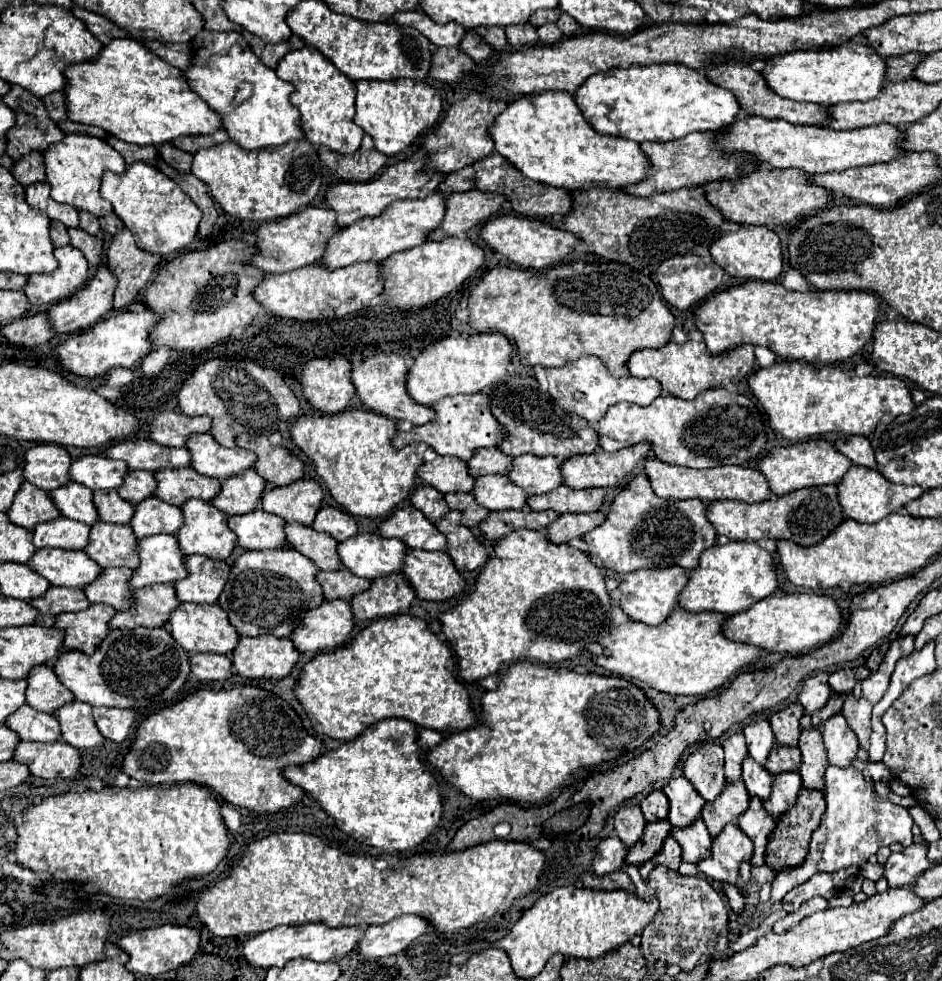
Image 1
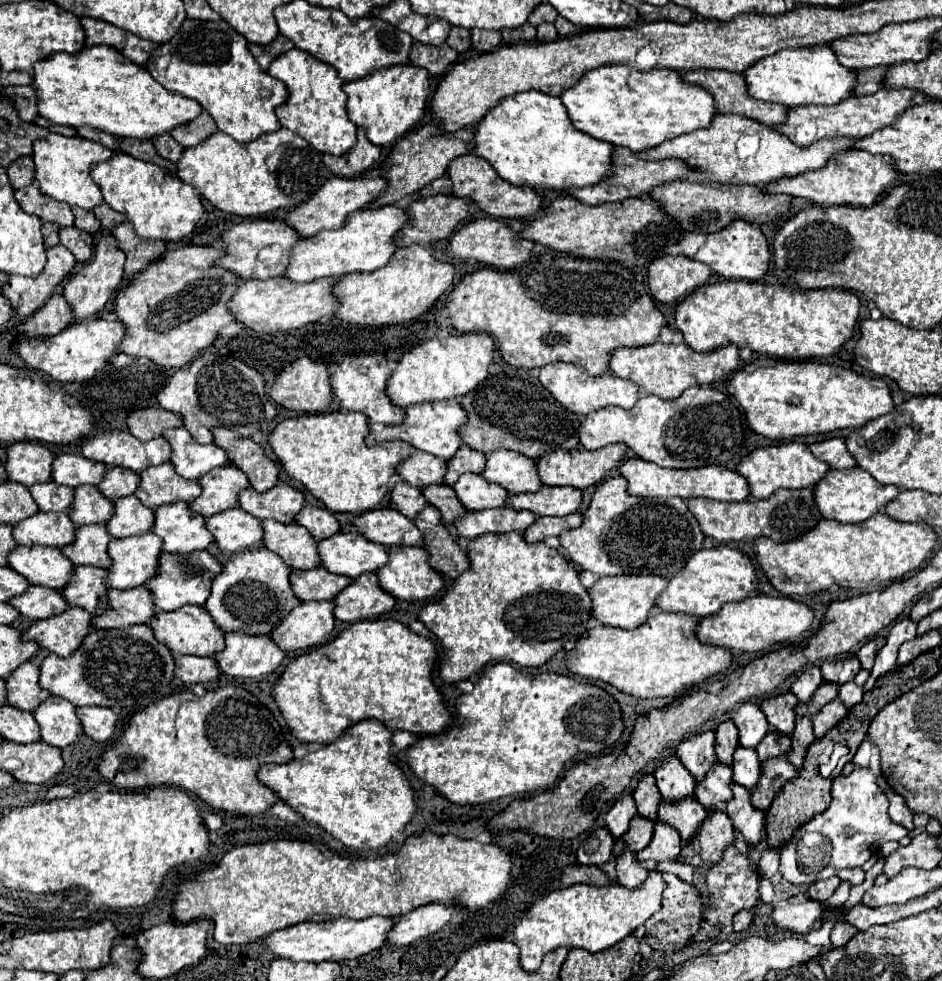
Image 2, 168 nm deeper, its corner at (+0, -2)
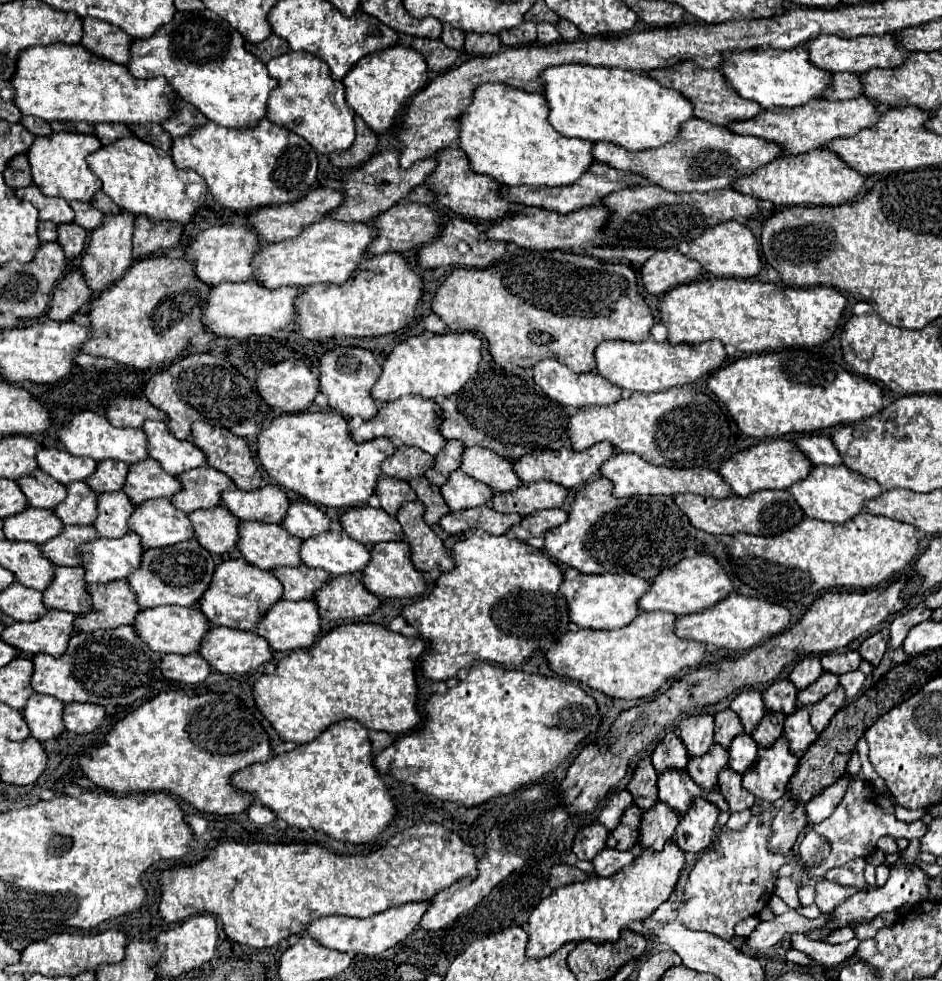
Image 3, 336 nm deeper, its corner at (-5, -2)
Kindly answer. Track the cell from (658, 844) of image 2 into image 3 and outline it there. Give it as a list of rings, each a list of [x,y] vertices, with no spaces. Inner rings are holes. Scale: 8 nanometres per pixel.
[[[658,802],[654,808],[650,808],[650,812],[644,812],[644,816],[642,816],[640,846],[644,850],[652,848],[652,850],[660,852],[666,846],[666,842],[672,840],[678,820],[680,818],[672,808]]]

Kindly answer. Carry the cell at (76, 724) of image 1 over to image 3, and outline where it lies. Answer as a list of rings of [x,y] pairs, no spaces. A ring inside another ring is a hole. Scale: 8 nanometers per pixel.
[[[34,694],[22,714],[30,726],[30,734],[36,740],[44,742],[50,738],[58,738],[62,732],[66,732],[66,726],[62,724],[62,712],[64,704],[58,698]]]

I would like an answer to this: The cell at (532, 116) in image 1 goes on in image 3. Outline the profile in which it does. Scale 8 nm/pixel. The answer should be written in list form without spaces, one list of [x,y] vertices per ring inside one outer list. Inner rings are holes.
[[[484,84],[474,92],[474,100],[460,120],[460,146],[466,152],[474,172],[488,174],[506,186],[566,186],[578,180],[594,162],[592,146],[588,140],[568,138],[554,130],[548,120],[548,104],[542,94],[528,94],[504,84]]]

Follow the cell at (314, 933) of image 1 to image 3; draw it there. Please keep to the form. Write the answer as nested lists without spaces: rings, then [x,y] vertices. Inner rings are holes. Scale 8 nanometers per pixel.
[[[410,902],[404,906],[392,906],[382,914],[370,916],[370,918],[350,918],[350,916],[326,916],[326,918],[316,918],[310,922],[304,930],[304,936],[310,936],[318,940],[318,944],[338,950],[338,952],[348,952],[348,954],[364,954],[364,956],[376,956],[382,954],[384,950],[396,946],[402,942],[420,922],[422,914],[428,910],[428,902]]]

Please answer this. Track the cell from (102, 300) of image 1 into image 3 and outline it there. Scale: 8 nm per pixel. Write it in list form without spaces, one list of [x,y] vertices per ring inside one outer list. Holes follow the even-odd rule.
[[[120,212],[118,216],[106,216],[102,220],[102,224],[92,230],[90,246],[82,256],[80,270],[86,278],[88,288],[94,294],[100,294],[104,288],[118,282],[128,272],[128,268],[132,266],[132,228],[134,228],[132,220],[134,220],[134,214]]]

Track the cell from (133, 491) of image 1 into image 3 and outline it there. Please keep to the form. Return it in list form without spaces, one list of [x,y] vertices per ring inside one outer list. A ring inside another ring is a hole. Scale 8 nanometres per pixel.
[[[102,460],[102,462],[98,462],[94,476],[90,476],[90,480],[86,480],[86,484],[92,490],[96,490],[98,494],[122,490],[122,482],[126,482],[126,472],[128,472],[126,464],[114,462],[114,460]]]

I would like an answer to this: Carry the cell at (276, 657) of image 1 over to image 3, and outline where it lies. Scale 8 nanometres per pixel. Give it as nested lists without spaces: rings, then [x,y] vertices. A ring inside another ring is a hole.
[[[212,628],[200,654],[222,674],[248,674],[272,660],[272,648],[262,636],[234,628]]]

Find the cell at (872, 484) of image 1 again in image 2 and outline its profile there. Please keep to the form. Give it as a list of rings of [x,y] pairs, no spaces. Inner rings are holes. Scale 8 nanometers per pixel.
[[[831,468],[815,486],[813,486],[813,500],[827,520],[837,520],[843,524],[853,524],[853,522],[863,522],[877,514],[889,500],[893,500],[899,494],[897,488],[879,484],[869,476],[869,472],[861,468],[847,468],[847,470],[837,470]]]

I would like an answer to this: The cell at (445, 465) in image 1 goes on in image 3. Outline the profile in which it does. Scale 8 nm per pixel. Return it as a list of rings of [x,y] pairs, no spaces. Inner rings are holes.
[[[400,446],[396,454],[382,462],[382,472],[400,480],[412,480],[414,476],[424,476],[426,470],[434,466],[434,456],[412,446]]]

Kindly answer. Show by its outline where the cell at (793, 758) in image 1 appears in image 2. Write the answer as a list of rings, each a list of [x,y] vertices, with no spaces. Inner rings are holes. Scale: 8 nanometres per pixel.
[[[769,728],[769,732],[765,734],[765,738],[761,740],[761,744],[757,744],[757,754],[759,760],[767,760],[767,758],[775,758],[775,756],[783,756],[789,752],[789,742],[791,738],[785,736],[783,732],[775,732],[775,728]]]

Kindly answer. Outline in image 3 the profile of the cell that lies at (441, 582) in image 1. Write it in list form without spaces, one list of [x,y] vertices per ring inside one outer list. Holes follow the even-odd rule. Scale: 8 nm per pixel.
[[[382,542],[372,546],[372,560],[364,570],[362,582],[372,594],[384,598],[418,598],[428,590],[422,572],[410,564],[410,544],[406,542]]]

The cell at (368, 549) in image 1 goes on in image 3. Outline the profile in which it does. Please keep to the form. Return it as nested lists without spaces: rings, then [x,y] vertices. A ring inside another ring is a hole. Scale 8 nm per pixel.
[[[324,532],[302,542],[302,562],[310,568],[322,568],[332,576],[352,574],[370,564],[370,548],[350,540],[344,532]]]

